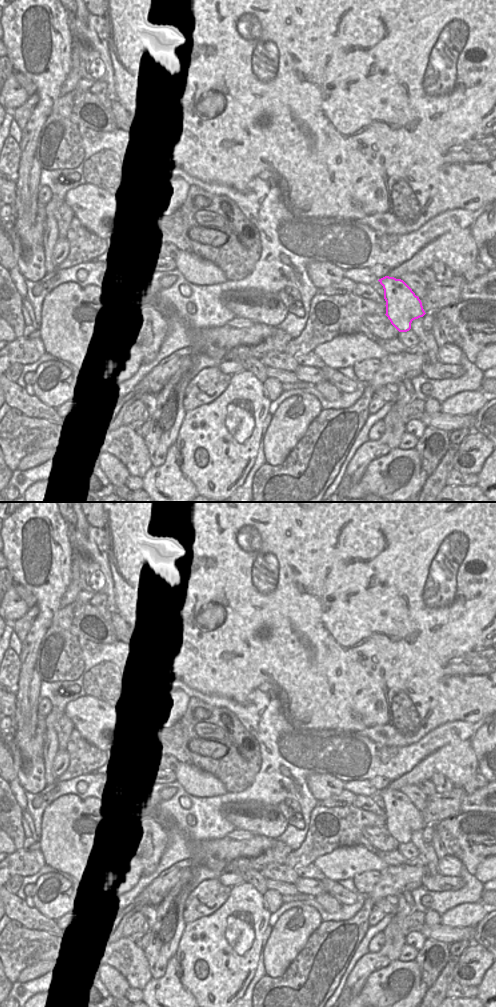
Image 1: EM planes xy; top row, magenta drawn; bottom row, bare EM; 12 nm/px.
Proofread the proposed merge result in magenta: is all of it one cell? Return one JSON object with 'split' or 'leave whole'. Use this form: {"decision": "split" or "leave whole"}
{"decision": "leave whole"}

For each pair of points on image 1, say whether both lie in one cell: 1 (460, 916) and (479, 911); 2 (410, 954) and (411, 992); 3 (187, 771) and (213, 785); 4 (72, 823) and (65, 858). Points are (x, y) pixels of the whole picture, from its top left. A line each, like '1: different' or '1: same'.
1: same
2: different
3: same
4: same

